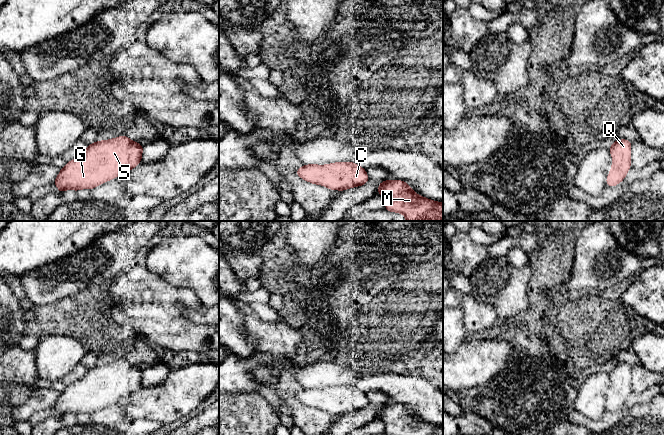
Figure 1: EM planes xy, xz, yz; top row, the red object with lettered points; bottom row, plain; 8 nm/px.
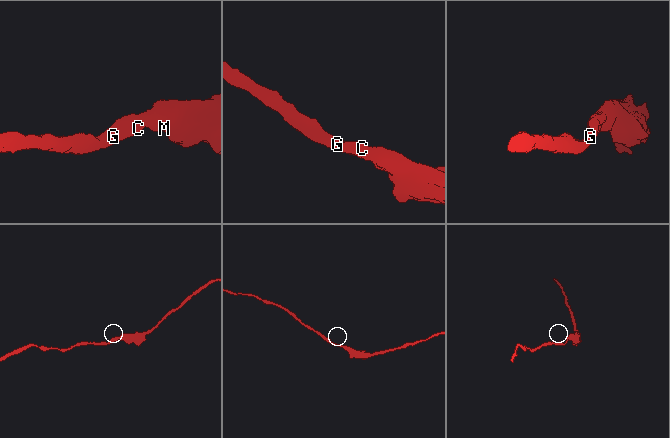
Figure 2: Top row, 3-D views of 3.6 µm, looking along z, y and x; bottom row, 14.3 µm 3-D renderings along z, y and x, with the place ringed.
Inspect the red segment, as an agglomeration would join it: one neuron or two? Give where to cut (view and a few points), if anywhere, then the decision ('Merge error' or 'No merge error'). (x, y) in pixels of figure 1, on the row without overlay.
No split. No merge error

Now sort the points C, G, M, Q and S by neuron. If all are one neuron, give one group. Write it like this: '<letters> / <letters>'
C G M Q S

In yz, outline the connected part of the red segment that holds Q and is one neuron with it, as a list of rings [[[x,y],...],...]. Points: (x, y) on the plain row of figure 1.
[[[627,363],[614,365],[610,370],[610,379],[613,381],[611,394],[606,402],[608,411],[614,411],[621,407],[628,398],[631,390],[632,367]]]

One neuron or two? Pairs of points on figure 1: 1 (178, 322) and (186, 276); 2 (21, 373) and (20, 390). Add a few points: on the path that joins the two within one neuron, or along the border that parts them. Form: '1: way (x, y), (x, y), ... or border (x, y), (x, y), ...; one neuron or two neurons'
1: border (160, 276), (181, 288); two neurons
2: border (10, 383), (22, 383), (35, 388); two neurons

